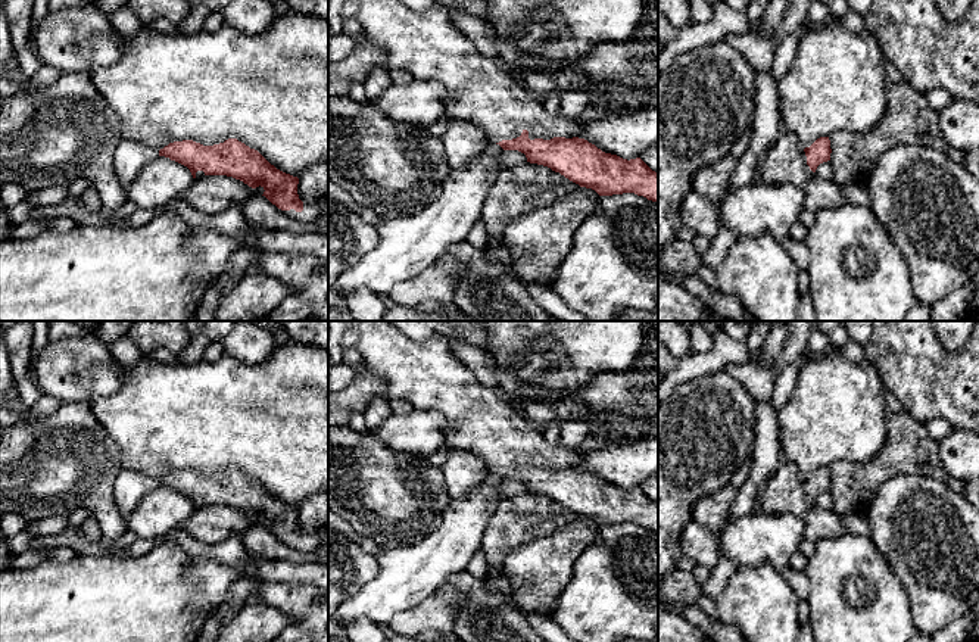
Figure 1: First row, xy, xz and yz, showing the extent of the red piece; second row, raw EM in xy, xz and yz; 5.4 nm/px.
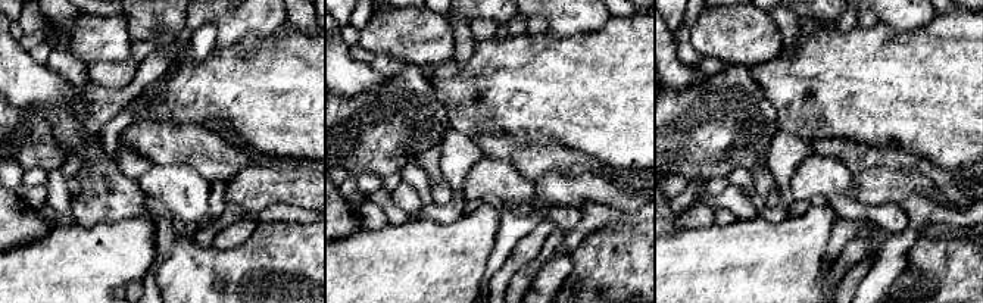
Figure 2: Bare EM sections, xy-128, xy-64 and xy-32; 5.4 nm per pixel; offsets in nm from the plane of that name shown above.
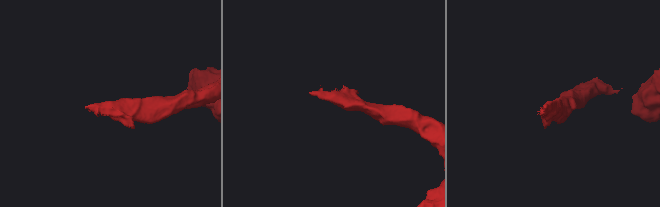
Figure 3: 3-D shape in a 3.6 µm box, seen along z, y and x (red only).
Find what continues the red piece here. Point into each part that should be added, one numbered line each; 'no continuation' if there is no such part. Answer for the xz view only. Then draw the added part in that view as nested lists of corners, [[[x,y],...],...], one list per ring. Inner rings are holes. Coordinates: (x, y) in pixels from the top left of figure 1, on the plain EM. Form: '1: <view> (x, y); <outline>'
1: xz (427, 374); [[[328,321],[328,362],[340,364],[346,349],[356,350],[368,371],[386,378],[389,399],[408,401],[418,411],[440,412],[449,424],[446,445],[478,456],[490,473],[517,468],[524,459],[530,470],[573,468],[582,462],[582,449],[551,445],[518,408],[498,396],[496,389],[478,383],[455,358],[445,337],[415,342],[390,321]]]

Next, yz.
1: yz (785, 491); [[[782,458],[777,470],[761,484],[757,508],[766,514],[802,515],[813,505],[804,477],[792,462]]]

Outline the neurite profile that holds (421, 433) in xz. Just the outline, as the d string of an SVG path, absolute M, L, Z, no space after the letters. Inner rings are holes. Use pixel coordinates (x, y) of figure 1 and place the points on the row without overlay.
M414 409L408 415L390 414L371 433L390 449L425 456L446 446L448 427L440 412Z

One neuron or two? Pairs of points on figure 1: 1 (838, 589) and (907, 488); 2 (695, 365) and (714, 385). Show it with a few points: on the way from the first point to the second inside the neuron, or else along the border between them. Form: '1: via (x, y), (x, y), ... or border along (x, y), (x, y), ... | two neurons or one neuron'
1: border along (869, 536), (891, 569) | two neurons
2: border along (725, 368), (695, 376), (682, 382), (674, 389) | two neurons

